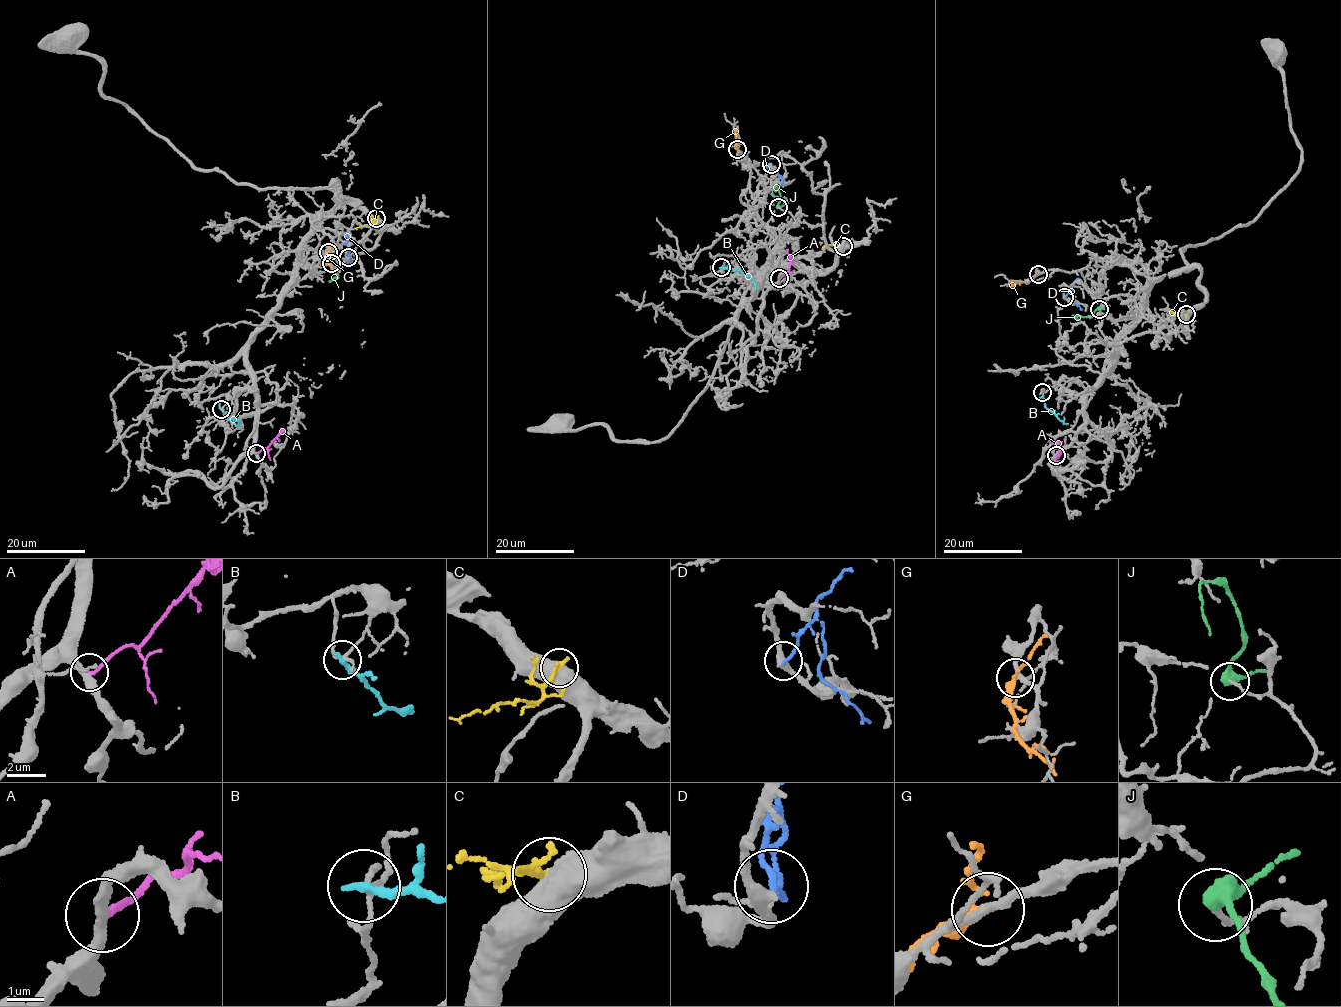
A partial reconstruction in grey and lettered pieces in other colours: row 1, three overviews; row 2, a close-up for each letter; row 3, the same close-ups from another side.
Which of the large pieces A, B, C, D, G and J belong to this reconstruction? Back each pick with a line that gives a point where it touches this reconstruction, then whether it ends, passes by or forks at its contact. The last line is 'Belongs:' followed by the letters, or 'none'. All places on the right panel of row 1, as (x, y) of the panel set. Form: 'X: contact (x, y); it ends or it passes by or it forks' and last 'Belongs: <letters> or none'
Belongs: none

